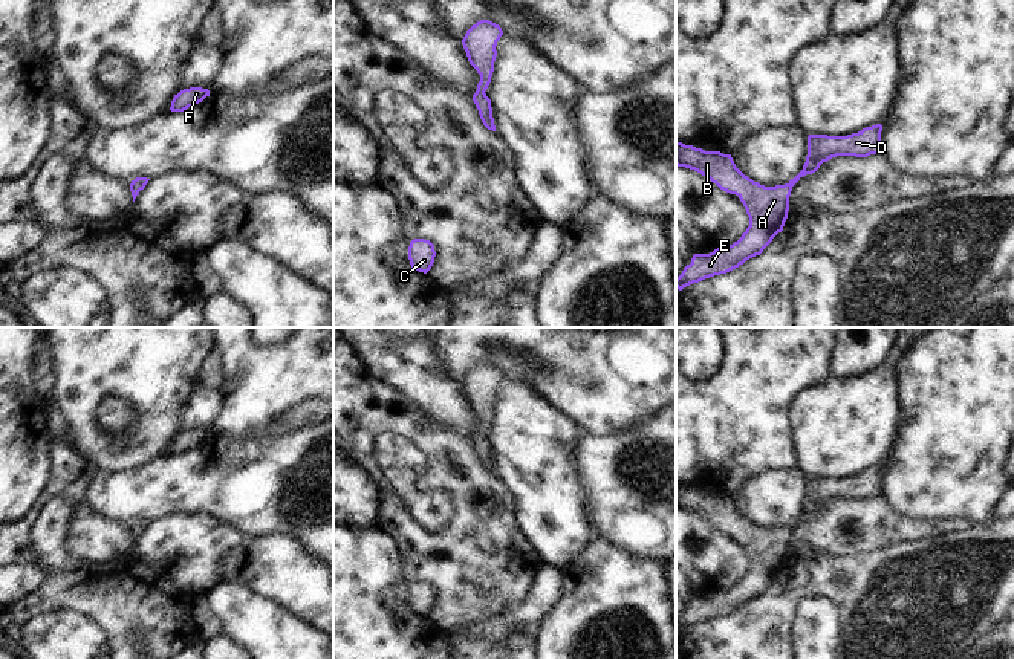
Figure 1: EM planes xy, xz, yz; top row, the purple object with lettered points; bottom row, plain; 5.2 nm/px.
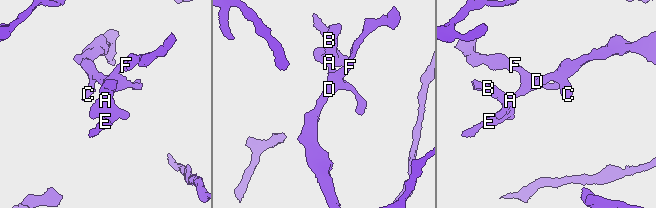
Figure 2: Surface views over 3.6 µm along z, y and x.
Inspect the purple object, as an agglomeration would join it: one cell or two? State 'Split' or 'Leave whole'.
Leave whole.

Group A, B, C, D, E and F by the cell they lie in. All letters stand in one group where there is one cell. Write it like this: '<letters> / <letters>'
A B C D E F

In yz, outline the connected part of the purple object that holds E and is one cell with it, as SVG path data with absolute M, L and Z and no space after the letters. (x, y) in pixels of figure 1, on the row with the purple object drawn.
M882 125L866 127L847 136L809 135L808 156L803 170L785 185L765 187L745 176L731 154L705 151L676 142L676 165L694 170L720 190L736 194L749 217L749 226L742 237L726 248L710 254L694 254L691 263L676 278L676 287L699 283L705 278L726 274L746 260L760 255L772 239L783 231L789 211L792 187L806 174L815 173L823 162L837 156L867 157L881 153Z

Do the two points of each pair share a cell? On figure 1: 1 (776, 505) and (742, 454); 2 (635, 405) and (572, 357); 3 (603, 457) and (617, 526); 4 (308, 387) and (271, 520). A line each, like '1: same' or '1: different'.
1: different
2: same
3: same
4: different

